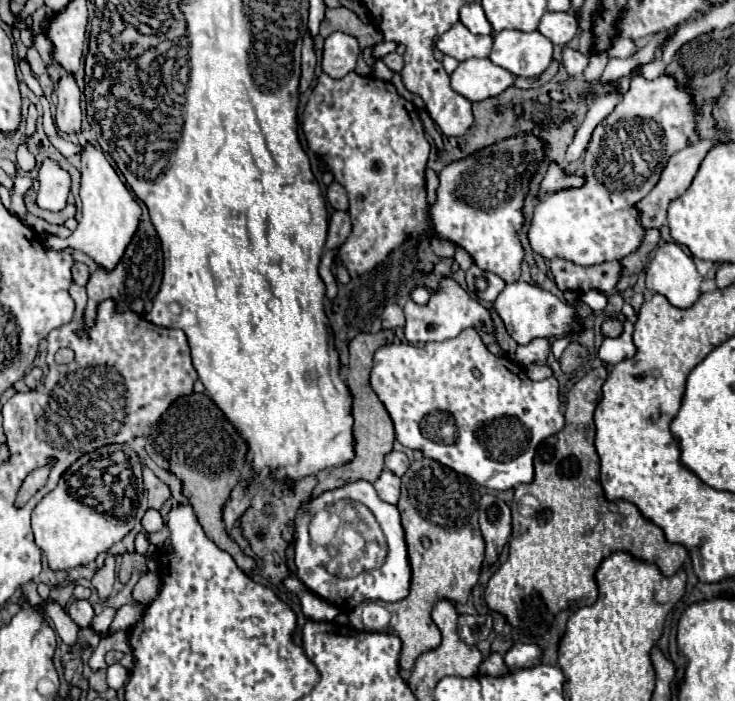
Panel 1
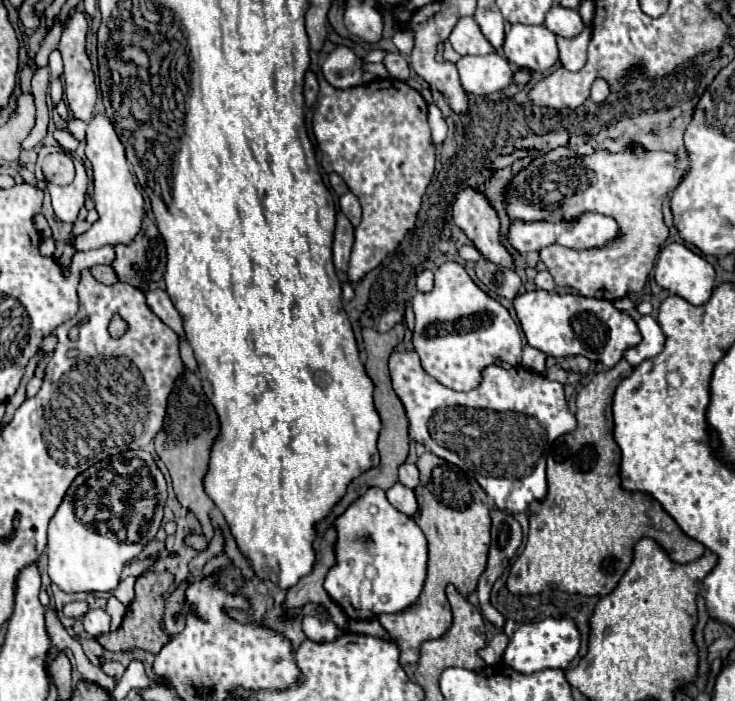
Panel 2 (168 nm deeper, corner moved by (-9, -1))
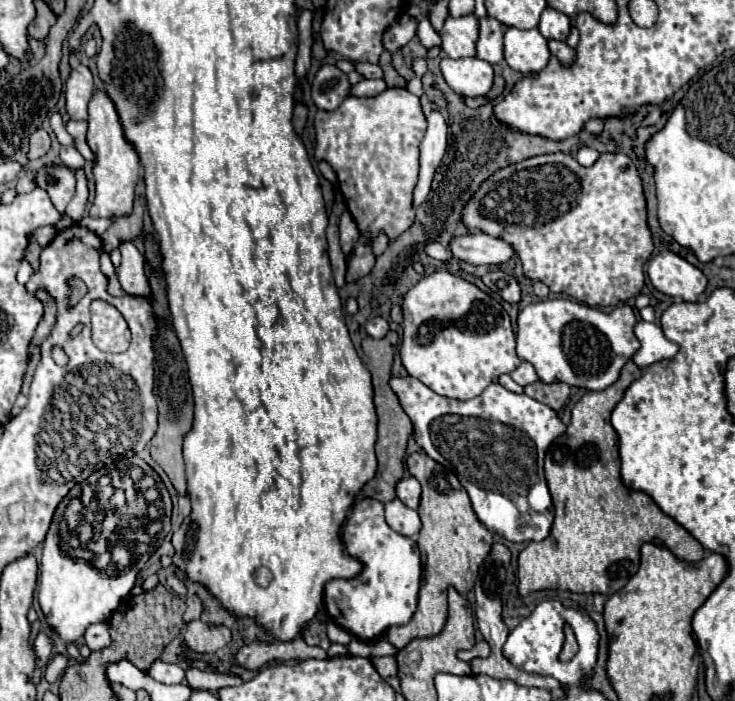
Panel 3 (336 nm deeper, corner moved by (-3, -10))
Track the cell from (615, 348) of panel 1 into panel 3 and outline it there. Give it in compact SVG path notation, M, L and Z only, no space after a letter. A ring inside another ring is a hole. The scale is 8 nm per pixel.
M639 320L635 326L635 336L641 342L641 348L633 356L633 362L639 368L647 368L653 362L659 362L663 358L673 358L679 352L679 346L667 340L663 336L663 330L653 322Z

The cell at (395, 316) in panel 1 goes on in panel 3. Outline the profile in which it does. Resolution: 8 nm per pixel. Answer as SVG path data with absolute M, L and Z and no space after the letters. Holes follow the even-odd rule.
M375 316L375 318L367 320L367 326L365 326L365 330L367 330L367 334L369 334L371 338L379 340L379 338L385 338L385 334L389 332L389 324L387 324L387 320L385 320L385 318L381 318L381 316Z

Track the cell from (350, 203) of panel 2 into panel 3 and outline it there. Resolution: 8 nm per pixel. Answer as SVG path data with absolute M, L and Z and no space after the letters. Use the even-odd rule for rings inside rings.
M347 210L341 214L339 232L341 232L341 250L343 250L343 254L347 256L347 254L353 250L355 242L359 240L359 230L357 230L357 224L355 224L353 216L351 216Z

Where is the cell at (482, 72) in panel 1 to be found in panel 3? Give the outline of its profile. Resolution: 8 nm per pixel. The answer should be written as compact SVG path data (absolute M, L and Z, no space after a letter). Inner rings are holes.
M443 58L441 60L441 72L449 88L467 98L485 96L493 86L493 66L481 58Z

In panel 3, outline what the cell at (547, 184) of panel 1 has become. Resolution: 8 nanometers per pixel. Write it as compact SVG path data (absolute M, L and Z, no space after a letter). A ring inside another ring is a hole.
M563 152L527 158L501 168L487 178L469 200L463 210L463 222L469 228L509 242L523 262L527 278L539 280L551 292L567 294L593 308L613 308L639 296L645 284L645 272L641 270L653 254L653 236L647 222L641 178L627 154L605 152L591 168L581 166L573 156Z

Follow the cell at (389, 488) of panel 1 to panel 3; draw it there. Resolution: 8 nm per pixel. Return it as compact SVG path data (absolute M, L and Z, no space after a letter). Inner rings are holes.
M393 498L385 504L385 518L387 524L403 536L415 536L421 528L419 514L415 510L409 510L409 506L405 506L399 498Z

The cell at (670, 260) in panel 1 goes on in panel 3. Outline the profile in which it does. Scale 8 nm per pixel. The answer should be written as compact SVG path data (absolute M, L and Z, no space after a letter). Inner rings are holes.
M669 250L659 252L649 260L647 274L659 292L685 302L699 302L707 288L705 274Z

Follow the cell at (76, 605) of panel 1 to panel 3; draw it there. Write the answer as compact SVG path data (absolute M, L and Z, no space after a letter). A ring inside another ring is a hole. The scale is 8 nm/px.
M99 622L99 624L93 624L89 626L89 630L85 630L85 644L91 648L91 650L103 650L105 646L109 646L109 626Z

